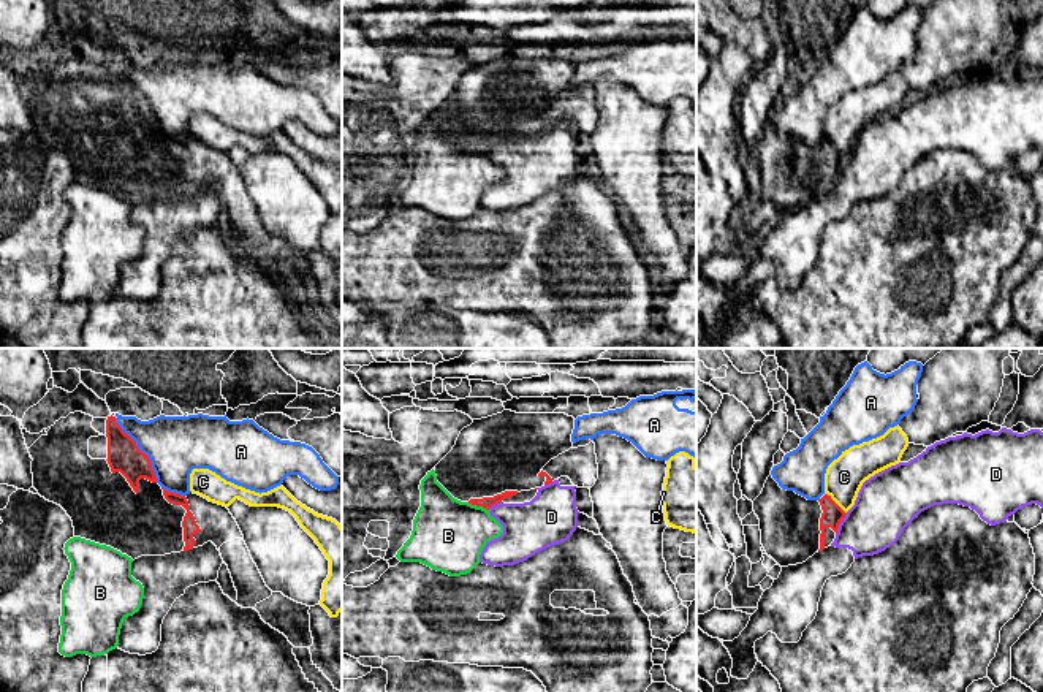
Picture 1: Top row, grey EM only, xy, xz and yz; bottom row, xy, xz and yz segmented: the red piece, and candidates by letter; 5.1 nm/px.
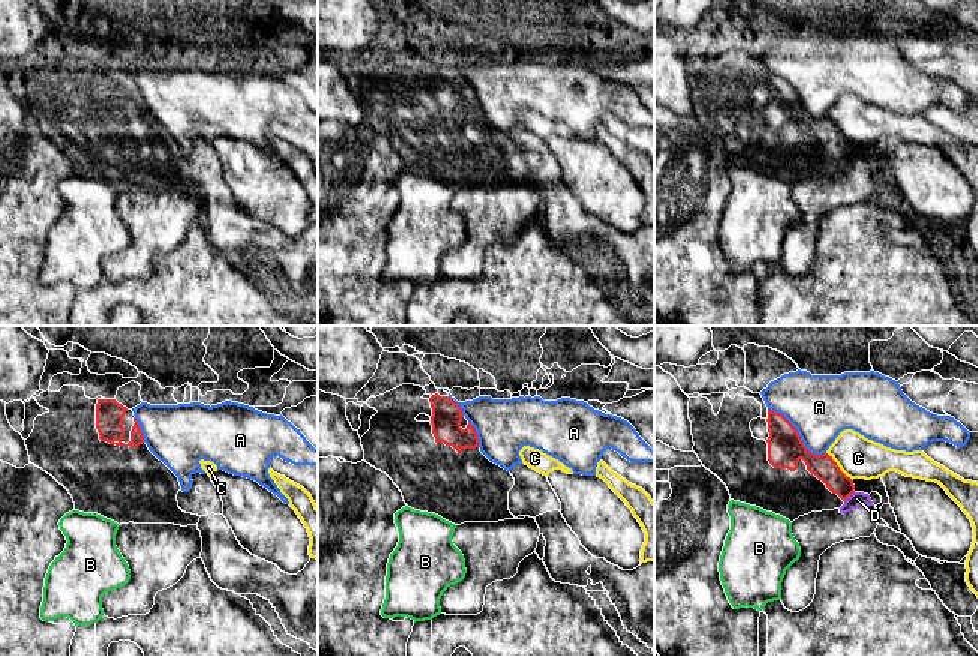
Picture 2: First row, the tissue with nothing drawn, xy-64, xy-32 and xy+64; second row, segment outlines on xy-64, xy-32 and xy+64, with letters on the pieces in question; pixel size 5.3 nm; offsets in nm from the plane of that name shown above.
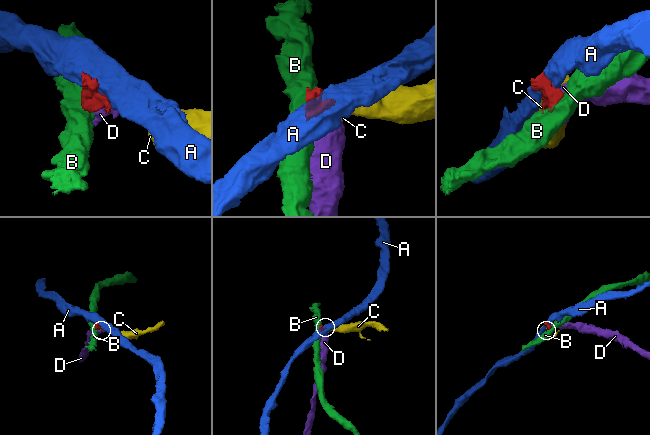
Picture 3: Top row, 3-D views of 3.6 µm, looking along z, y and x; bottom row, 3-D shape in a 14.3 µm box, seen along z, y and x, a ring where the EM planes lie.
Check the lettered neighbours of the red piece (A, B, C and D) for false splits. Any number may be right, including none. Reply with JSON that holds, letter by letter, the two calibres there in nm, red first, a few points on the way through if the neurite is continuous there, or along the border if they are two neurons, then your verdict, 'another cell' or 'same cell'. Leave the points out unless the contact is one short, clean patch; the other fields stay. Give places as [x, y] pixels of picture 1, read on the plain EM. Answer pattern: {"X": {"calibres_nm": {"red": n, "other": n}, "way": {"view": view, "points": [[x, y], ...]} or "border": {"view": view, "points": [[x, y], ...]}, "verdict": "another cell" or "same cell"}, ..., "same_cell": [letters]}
{"A": {"calibres_nm": {"red": 170, "other": 300}, "verdict": "another cell"}, "B": {"calibres_nm": {"red": 60, "other": 380}, "border": {"view": "xz", "points": [[467, 148], [488, 155]]}, "verdict": "another cell"}, "C": {"calibres_nm": {"red": 110, "other": 200}, "border": {"view": "yz", "points": [[825, 138], [845, 159]]}, "verdict": "another cell"}, "D": {"calibres_nm": {"red": 110, "other": 300}, "border": {"view": "yz", "points": [[847, 159], [836, 179]]}, "verdict": "another cell"}, "same_cell": []}

